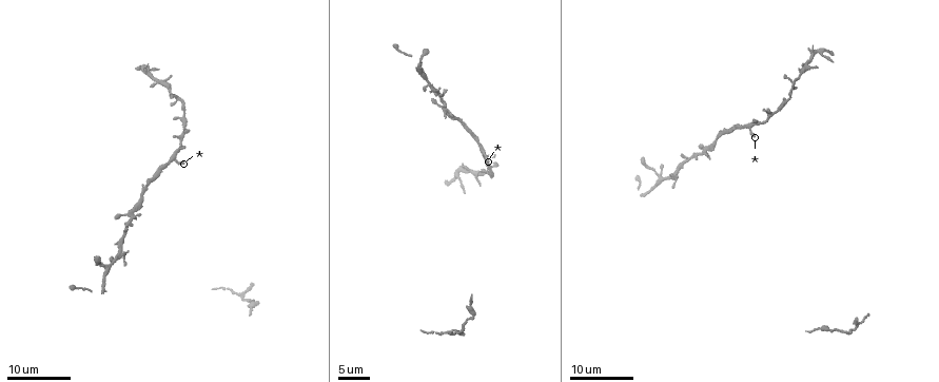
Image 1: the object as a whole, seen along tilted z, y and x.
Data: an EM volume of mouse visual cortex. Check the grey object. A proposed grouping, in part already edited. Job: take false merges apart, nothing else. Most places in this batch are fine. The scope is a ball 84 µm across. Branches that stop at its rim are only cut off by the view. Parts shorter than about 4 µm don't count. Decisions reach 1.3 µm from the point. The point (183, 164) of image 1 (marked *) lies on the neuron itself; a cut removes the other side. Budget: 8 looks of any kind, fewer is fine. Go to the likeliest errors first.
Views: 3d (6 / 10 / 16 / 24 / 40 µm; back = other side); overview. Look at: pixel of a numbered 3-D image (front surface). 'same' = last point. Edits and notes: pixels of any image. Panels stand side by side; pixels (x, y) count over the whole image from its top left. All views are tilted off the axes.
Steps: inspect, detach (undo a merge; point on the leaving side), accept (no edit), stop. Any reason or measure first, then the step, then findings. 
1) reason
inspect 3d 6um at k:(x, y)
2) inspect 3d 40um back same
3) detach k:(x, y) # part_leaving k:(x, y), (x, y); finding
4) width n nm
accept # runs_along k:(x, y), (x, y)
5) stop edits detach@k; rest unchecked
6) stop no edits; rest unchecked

side arm on a straight run
inspect 3d 24um at 1:(752, 125)

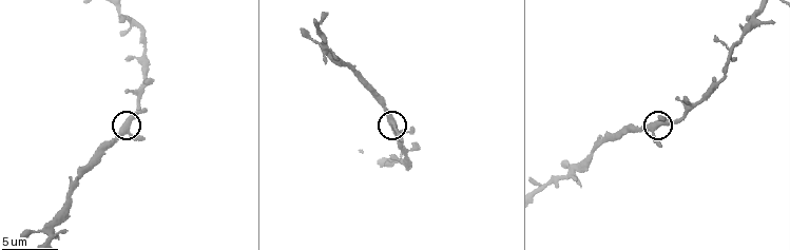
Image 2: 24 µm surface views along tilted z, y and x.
closer look
inspect 3d 10um at 2:(653, 124)

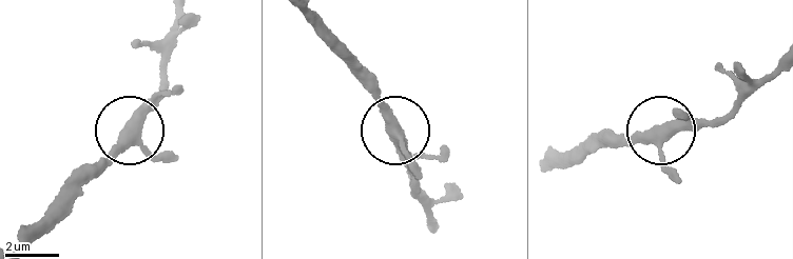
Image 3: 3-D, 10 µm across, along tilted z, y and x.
side_arm 23 um
accept # runs_along 3:(679, 183), (660, 137), (669, 128), (714, 126); continuous, no second neuron

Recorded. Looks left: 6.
three arms meet
inspect 3d 16um at 2:(745, 32)

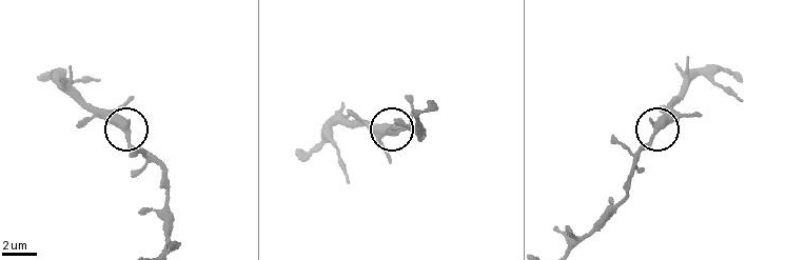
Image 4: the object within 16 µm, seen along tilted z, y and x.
arms 3
accept # one neuron here

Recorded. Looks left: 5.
a narrow waist
inspect 3d 24um at 1:(665, 176)

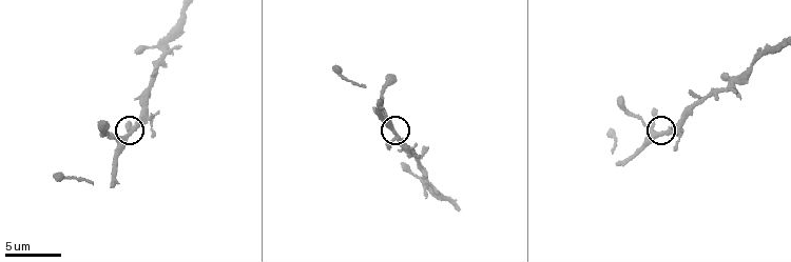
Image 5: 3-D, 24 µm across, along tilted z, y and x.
inspect 3d 10um at 5:(665, 132)

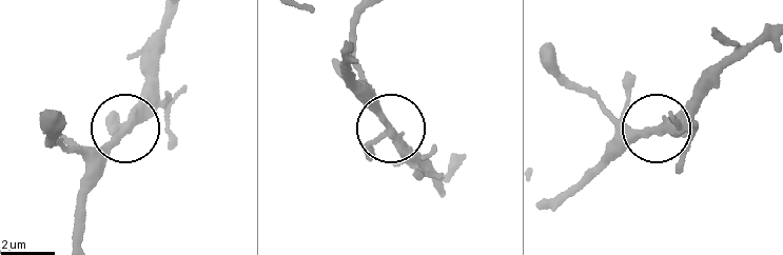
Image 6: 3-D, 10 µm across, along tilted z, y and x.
accept # runs_along 6:(771, 28), (620, 158); one neuron here

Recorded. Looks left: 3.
narrows sharply
inspect 3d 10um at 2:(699, 103)

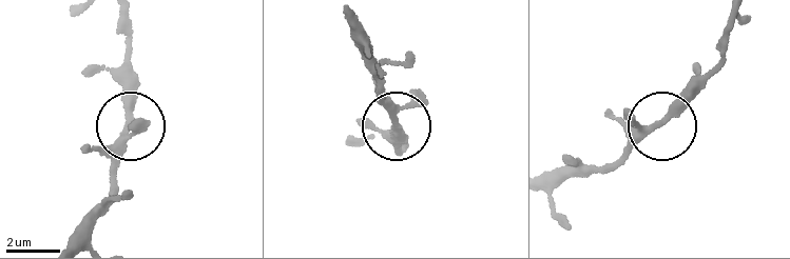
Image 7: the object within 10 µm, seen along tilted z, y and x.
width 230 nm
accept # one neuron here

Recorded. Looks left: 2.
stop no edits; rest unchecked

